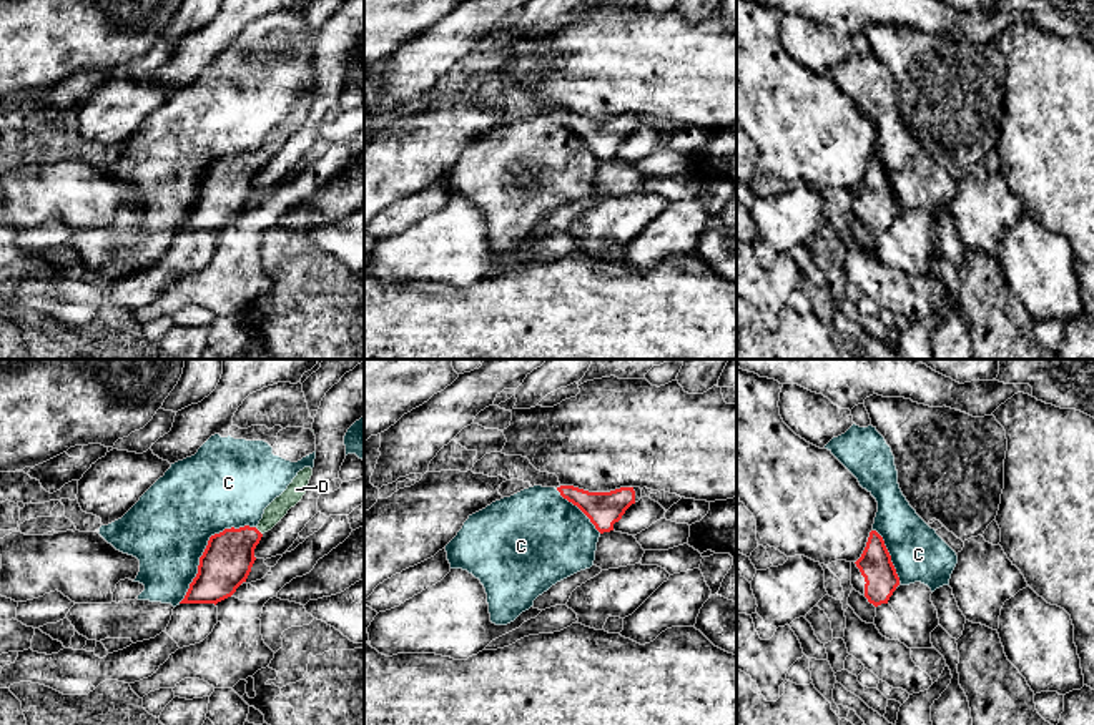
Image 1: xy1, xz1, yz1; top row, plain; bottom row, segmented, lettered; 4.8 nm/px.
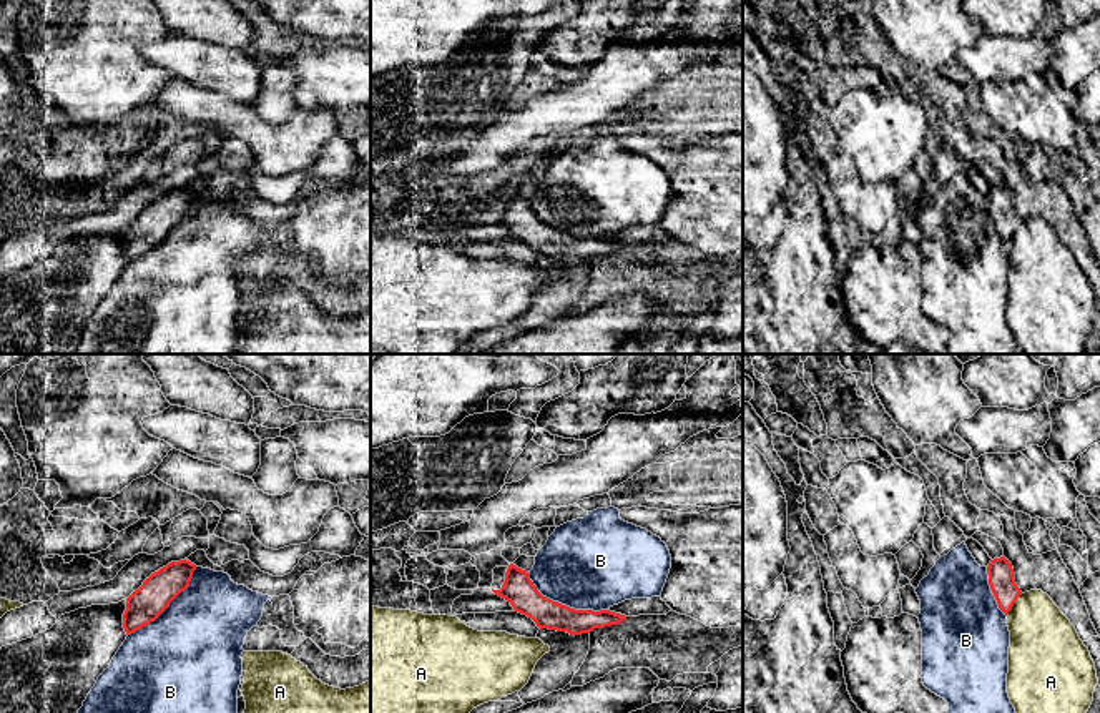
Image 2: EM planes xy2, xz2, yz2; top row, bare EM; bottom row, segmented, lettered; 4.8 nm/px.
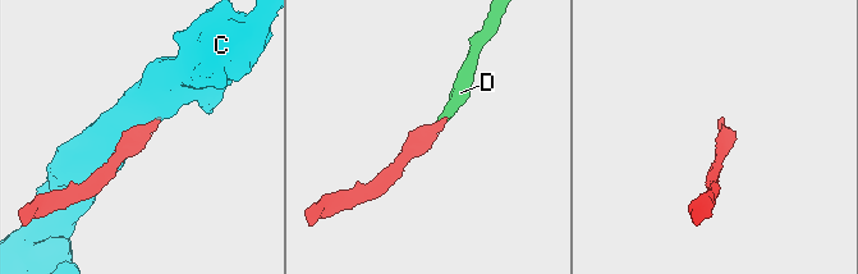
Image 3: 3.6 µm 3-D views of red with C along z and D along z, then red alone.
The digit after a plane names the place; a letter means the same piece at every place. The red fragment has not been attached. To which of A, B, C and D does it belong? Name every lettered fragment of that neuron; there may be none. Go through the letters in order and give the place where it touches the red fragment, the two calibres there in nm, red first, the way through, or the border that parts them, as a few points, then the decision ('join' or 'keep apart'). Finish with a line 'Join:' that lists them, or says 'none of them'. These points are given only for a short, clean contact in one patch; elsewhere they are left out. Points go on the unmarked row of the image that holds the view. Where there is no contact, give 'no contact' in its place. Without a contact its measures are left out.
A: yz2 (1012, 233) | 130/340 nm | along yz2 (1022, 221), (1007, 243) | keep apart
B: xz2 (564, 233) | 150/440 nm | keep apart
C: xy1 (206, 175) | 240/400 nm | keep apart
D: xy1 (258, 158) | 240/90 nm | across xy1 (228, 185), (258, 158), (293, 122) | join
Join: D

